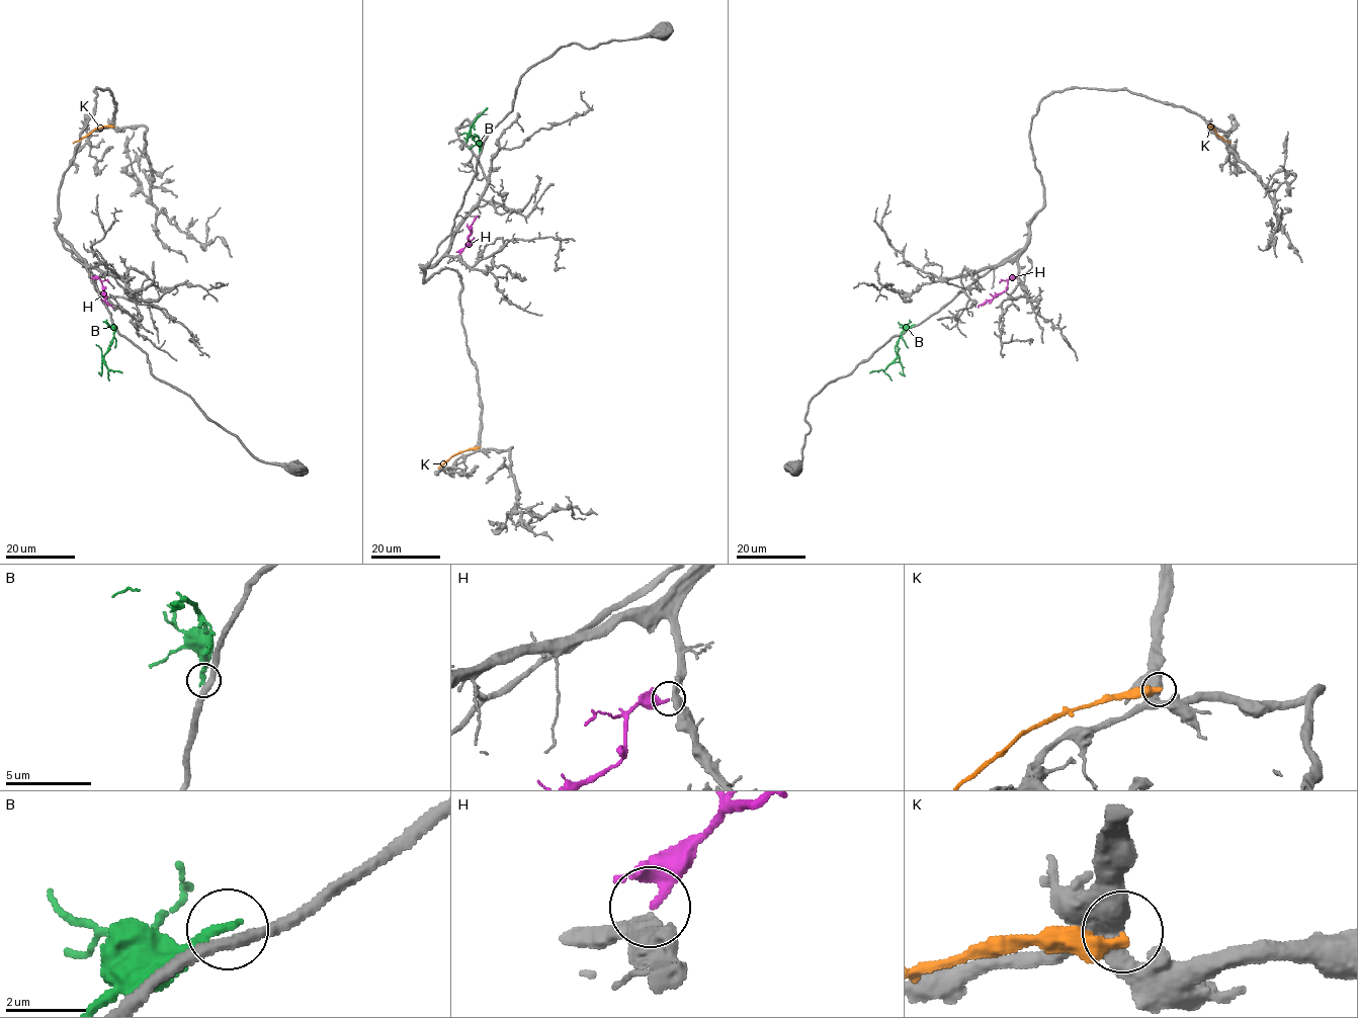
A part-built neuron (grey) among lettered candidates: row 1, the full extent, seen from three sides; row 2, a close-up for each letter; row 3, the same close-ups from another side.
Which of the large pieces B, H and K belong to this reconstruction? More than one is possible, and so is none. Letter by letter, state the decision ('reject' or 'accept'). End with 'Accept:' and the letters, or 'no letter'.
B: reject
H: accept
K: reject
Accept: H

